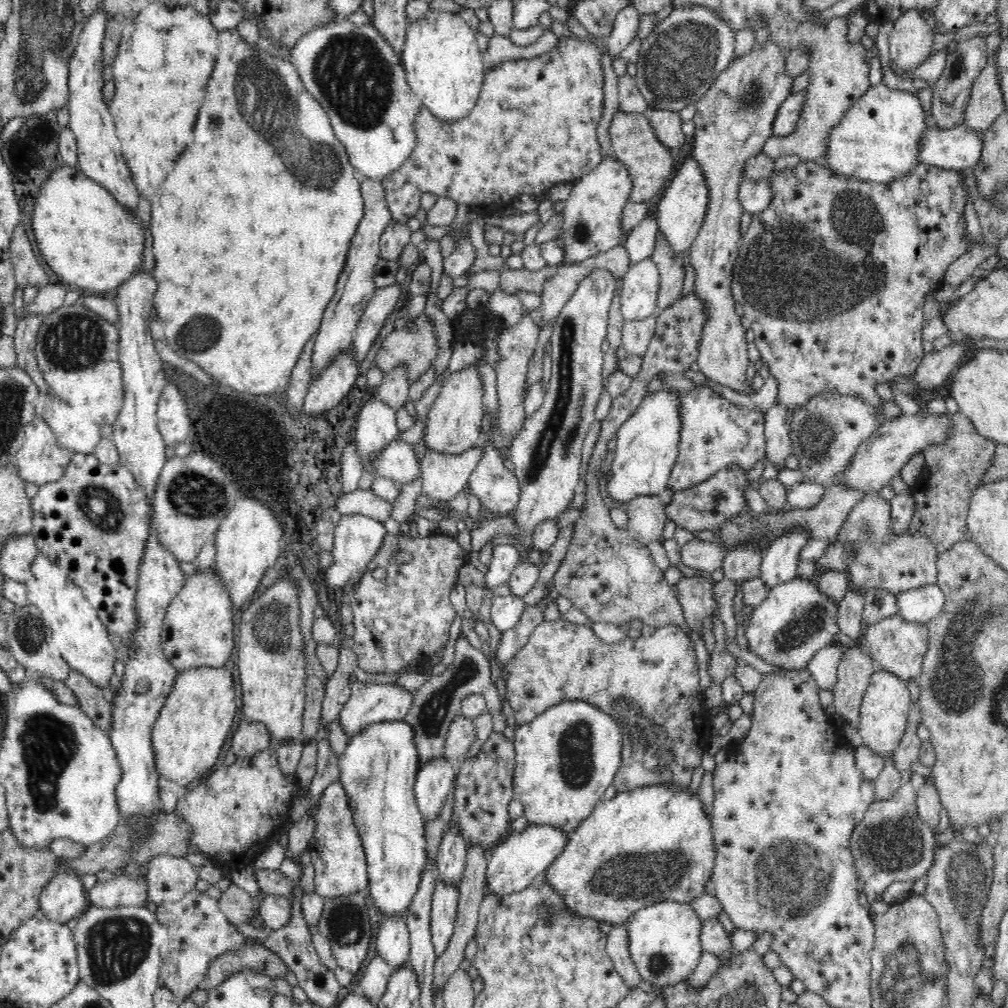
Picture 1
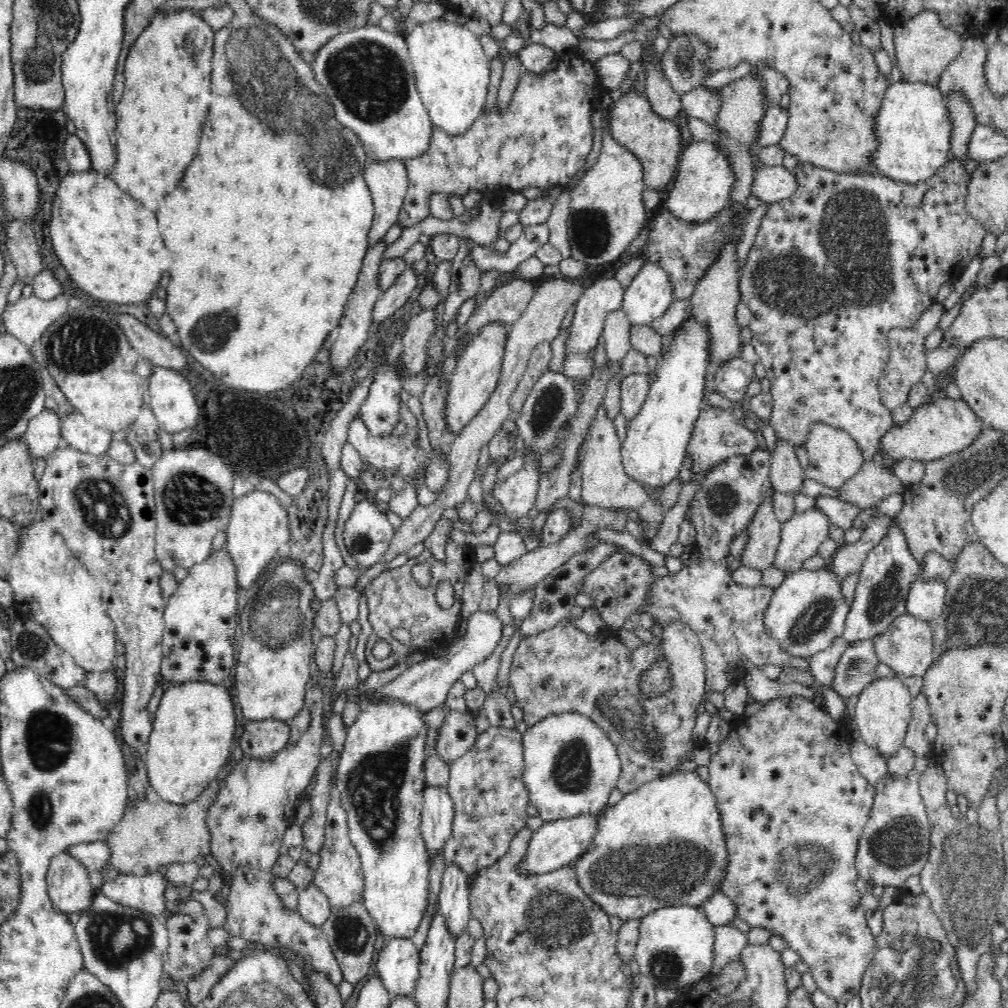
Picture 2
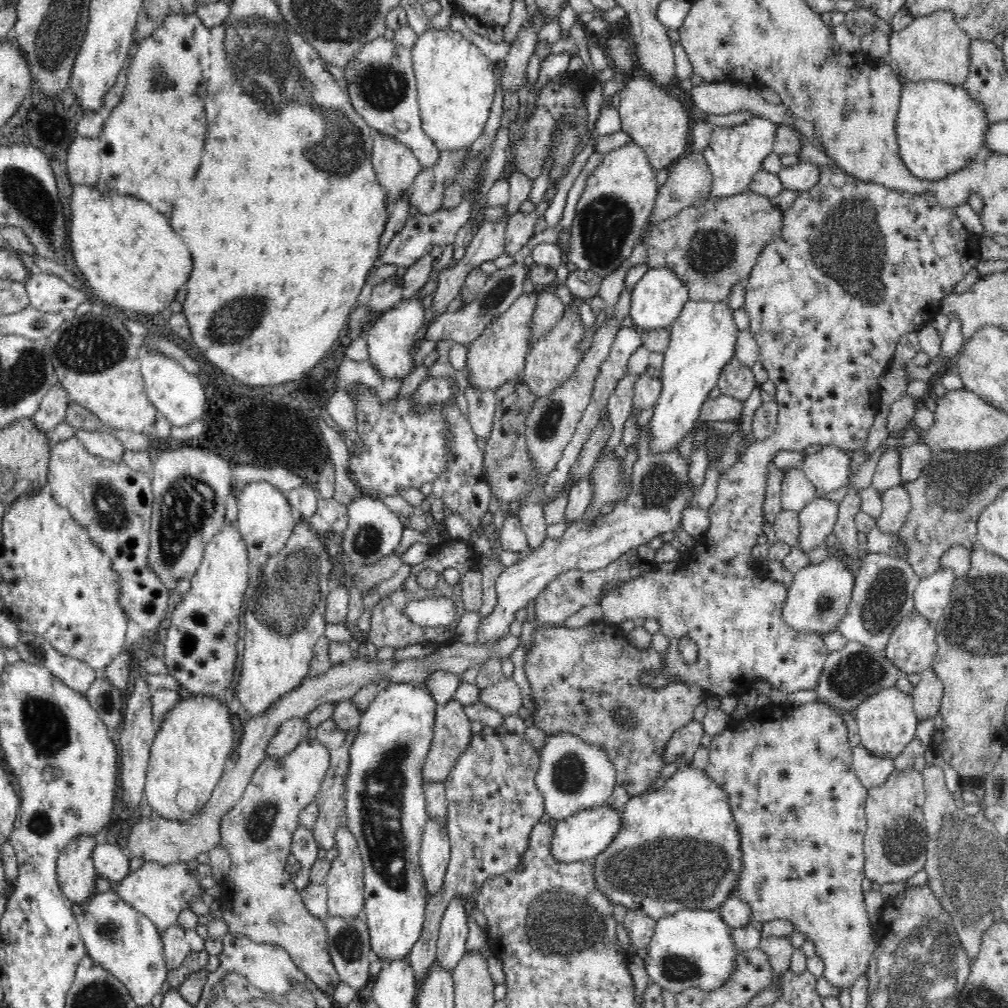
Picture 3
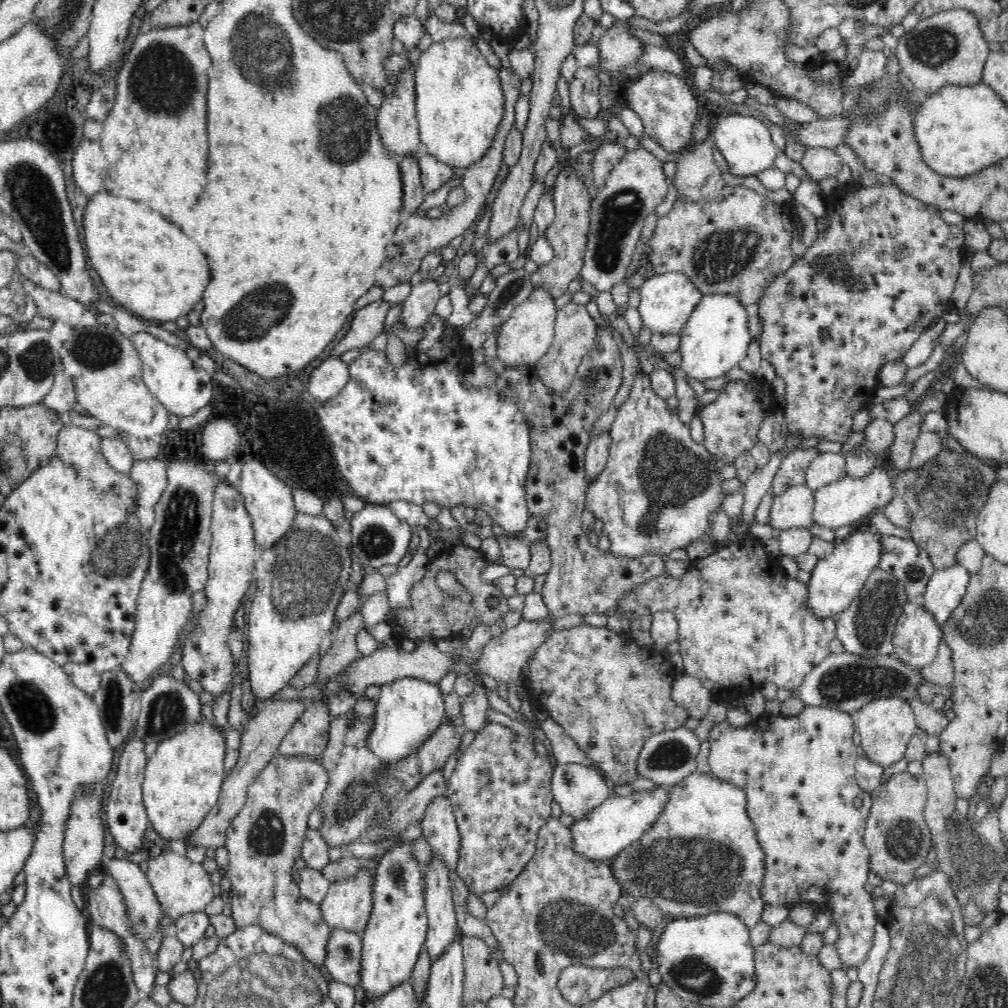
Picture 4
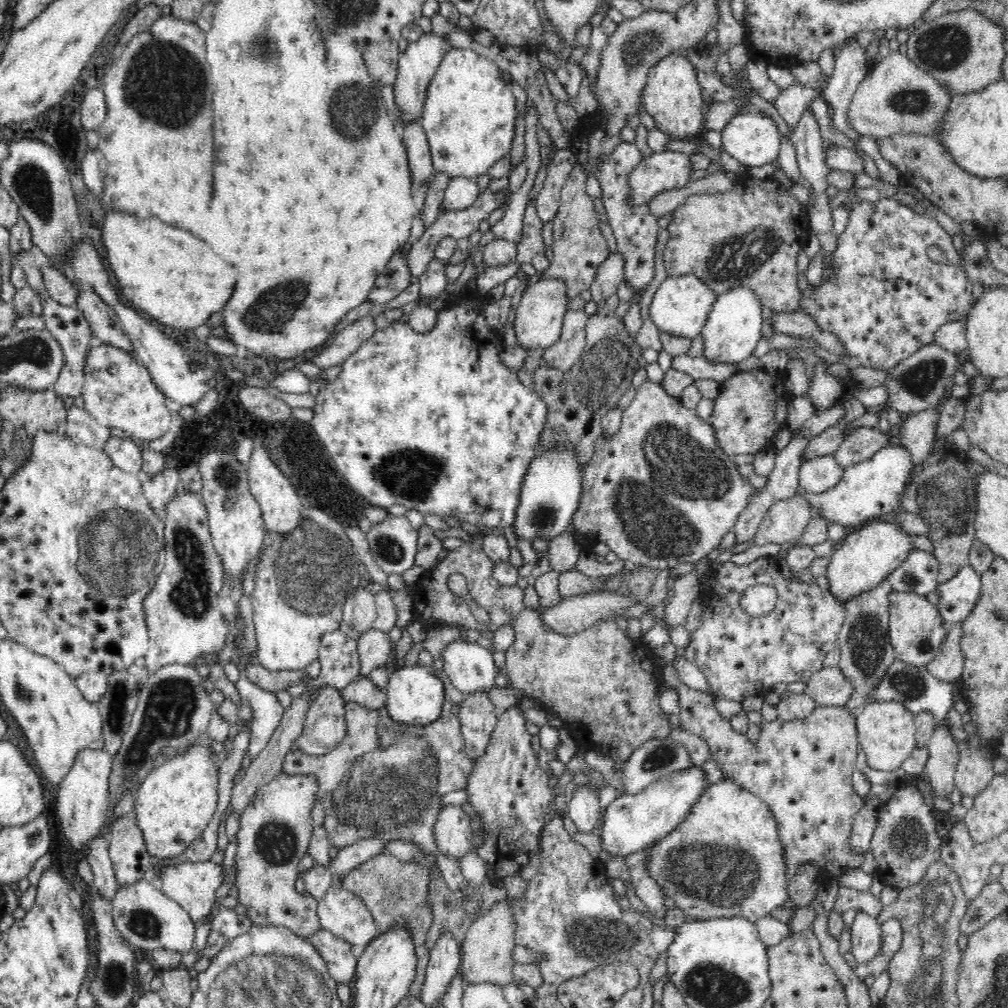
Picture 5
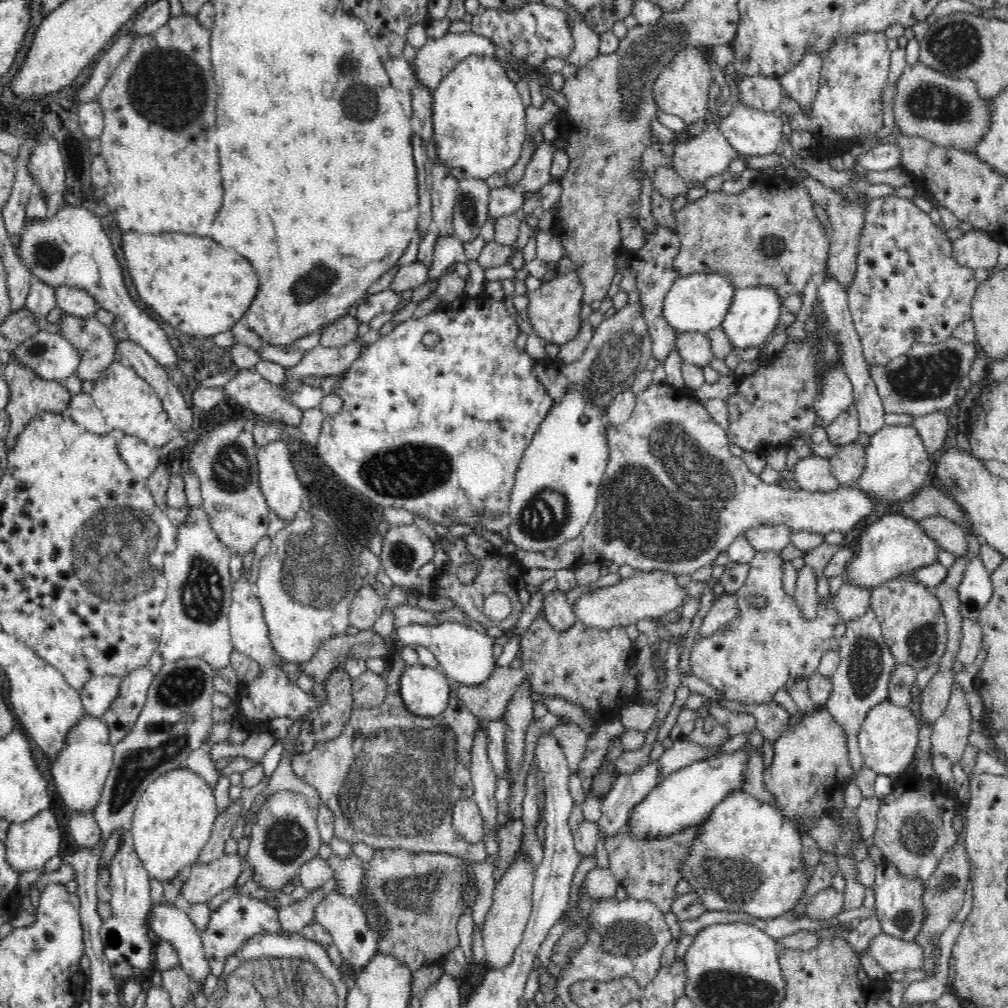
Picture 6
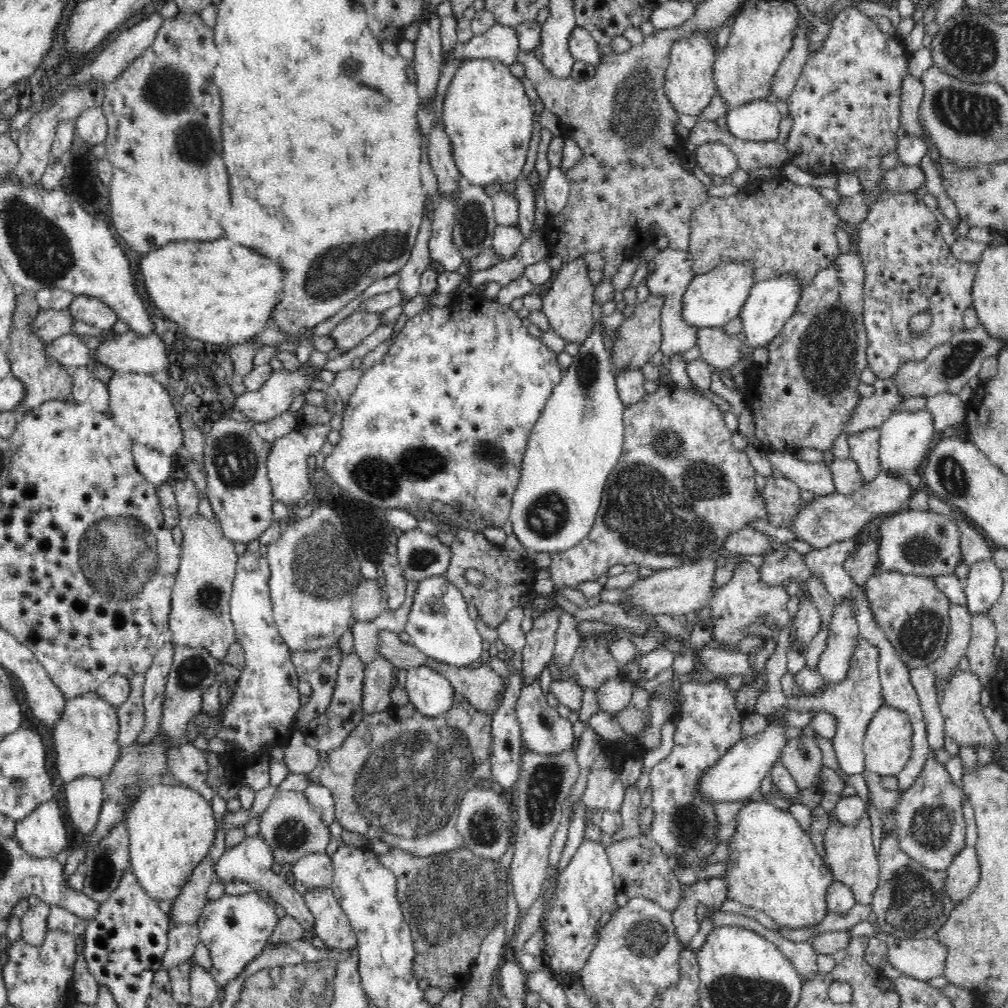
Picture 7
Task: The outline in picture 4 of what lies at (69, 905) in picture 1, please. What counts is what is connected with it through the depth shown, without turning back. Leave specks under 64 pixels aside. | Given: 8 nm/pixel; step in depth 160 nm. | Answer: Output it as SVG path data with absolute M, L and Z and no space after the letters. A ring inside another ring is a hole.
M100 792L94 796L80 796L70 808L68 827L66 827L63 838L62 854L66 863L67 878L70 879L71 886L80 886L82 882L88 882L88 874L96 868L102 866L102 850L104 850L104 824L102 824L102 801L103 795Z

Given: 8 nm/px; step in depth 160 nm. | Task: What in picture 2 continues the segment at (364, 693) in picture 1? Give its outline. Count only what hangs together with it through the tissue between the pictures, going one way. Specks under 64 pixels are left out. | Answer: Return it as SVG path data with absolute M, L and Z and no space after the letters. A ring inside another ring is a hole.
M495 611L476 612L468 618L468 628L466 628L466 633L462 636L462 640L457 637L447 645L445 657L435 658L430 656L428 659L413 664L394 680L378 688L371 696L363 694L362 698L360 698L361 707L380 699L398 699L402 703L416 705L423 713L436 708L436 706L442 706L446 702L446 695L448 690L452 688L452 684L464 672L472 671L476 664L484 662L496 650L505 629L506 627L504 627L502 620L498 618Z

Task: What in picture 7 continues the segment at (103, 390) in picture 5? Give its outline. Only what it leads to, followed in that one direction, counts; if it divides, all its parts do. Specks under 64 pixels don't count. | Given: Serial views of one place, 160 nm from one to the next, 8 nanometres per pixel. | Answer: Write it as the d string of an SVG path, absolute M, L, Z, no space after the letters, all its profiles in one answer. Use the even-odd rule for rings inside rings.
M115 372L109 380L107 394L110 395L110 410L114 414L114 420L126 424L128 428L134 428L132 438L134 442L146 444L159 450L168 457L175 455L183 445L182 427L176 413L174 397L160 383L154 380L148 373L121 373Z

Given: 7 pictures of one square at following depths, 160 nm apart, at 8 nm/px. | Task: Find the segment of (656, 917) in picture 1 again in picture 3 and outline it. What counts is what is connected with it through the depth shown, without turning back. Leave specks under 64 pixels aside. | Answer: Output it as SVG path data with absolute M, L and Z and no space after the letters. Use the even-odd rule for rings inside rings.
M678 909L655 918L654 932L646 946L648 955L643 960L652 983L672 993L690 988L718 989L732 974L738 952L730 930L717 911Z

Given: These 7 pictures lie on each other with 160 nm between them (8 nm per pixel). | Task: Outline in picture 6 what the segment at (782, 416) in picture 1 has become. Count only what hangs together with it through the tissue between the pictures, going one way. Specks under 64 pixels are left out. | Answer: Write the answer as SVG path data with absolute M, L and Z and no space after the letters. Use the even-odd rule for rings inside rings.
M760 525L749 529L746 539L756 552L780 552L791 544L792 528L784 525Z

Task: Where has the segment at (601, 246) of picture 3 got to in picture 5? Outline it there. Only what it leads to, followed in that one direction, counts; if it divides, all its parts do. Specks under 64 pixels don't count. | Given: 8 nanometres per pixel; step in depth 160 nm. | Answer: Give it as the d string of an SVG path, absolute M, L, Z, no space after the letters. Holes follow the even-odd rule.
M666 150L664 152L653 152L650 157L643 155L639 164L625 178L625 184L627 184L625 206L629 206L629 208L646 206L655 195L662 191L686 186L690 182L690 172L692 172L692 162L690 155L686 153ZM624 253L612 254L604 264L601 264L597 276L591 284L591 298L598 304L608 300L612 294L616 294L618 284L625 280Z

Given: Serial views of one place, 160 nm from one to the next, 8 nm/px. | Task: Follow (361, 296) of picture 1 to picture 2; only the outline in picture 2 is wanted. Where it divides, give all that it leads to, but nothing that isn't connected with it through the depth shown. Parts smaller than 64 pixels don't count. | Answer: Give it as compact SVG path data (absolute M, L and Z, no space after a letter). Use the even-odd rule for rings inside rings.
M368 160L364 168L364 180L370 189L374 216L367 229L367 246L382 240L390 227L398 222L400 206L407 192L405 161L373 163Z

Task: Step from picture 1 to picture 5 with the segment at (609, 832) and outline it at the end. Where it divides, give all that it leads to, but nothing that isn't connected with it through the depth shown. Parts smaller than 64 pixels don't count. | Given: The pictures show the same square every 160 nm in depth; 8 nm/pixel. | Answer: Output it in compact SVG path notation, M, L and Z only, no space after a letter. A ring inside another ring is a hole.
M730 780L703 787L684 820L645 850L648 852L648 878L656 880L666 900L674 900L691 920L742 916L755 923L789 898L789 883L783 878L783 852L777 842L775 822L758 796Z

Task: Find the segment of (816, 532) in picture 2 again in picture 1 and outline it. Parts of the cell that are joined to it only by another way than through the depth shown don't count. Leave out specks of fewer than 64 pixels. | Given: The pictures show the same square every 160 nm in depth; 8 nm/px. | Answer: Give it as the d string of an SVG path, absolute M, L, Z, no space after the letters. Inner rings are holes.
M793 531L773 544L763 554L759 580L770 591L780 583L788 583L798 576L800 551L808 544L810 537L802 531Z

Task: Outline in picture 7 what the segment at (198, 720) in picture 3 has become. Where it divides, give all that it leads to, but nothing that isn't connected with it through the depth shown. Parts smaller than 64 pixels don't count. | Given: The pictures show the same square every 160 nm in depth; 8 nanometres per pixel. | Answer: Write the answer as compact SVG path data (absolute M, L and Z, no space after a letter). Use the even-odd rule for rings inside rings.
M182 785L146 786L128 814L129 859L133 875L149 898L174 900L194 868L209 856L216 834L216 821L211 807L199 792Z

